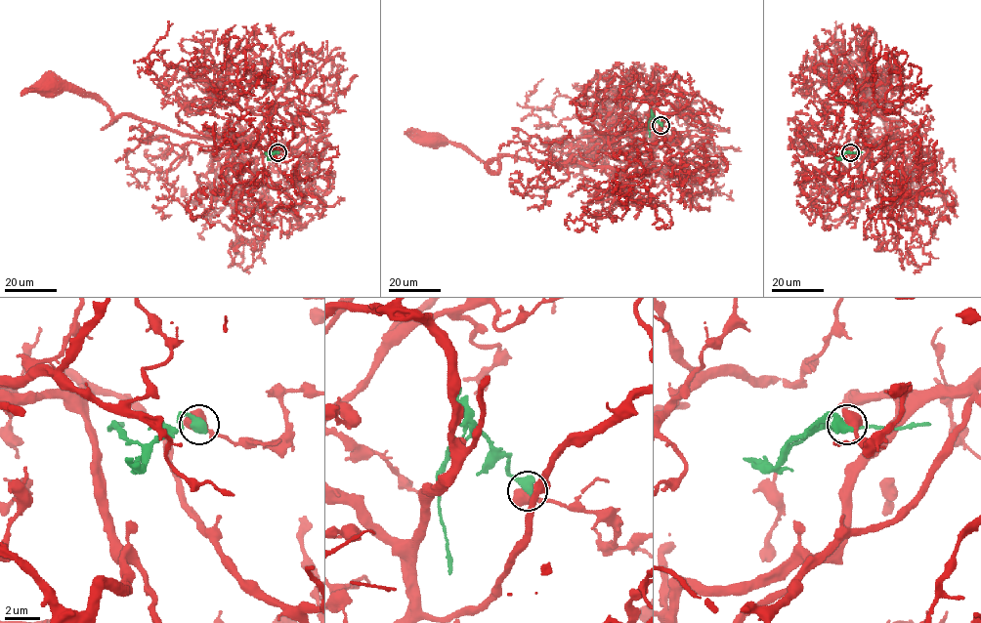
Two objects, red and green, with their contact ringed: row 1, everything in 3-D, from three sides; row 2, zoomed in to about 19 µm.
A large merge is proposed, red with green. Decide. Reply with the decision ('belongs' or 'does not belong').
does not belong

